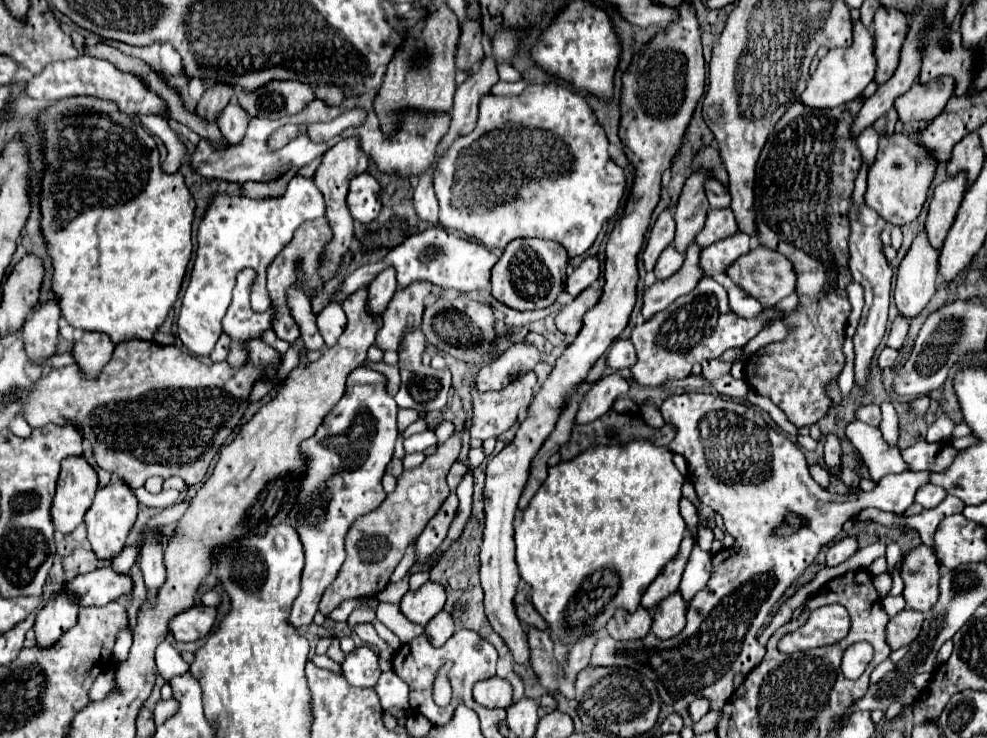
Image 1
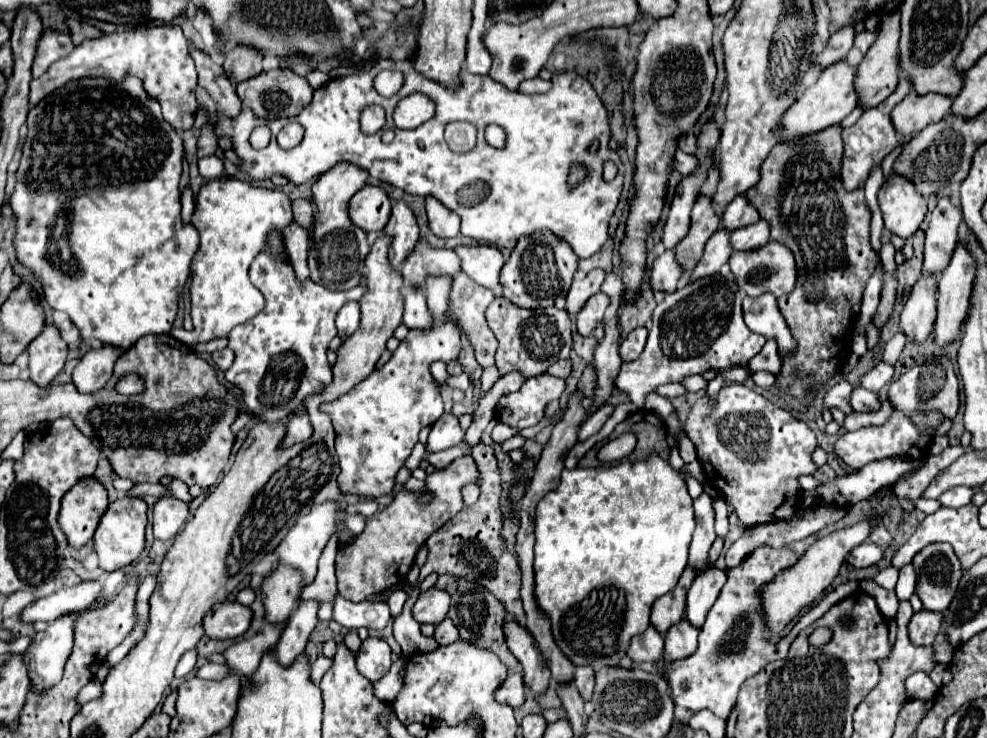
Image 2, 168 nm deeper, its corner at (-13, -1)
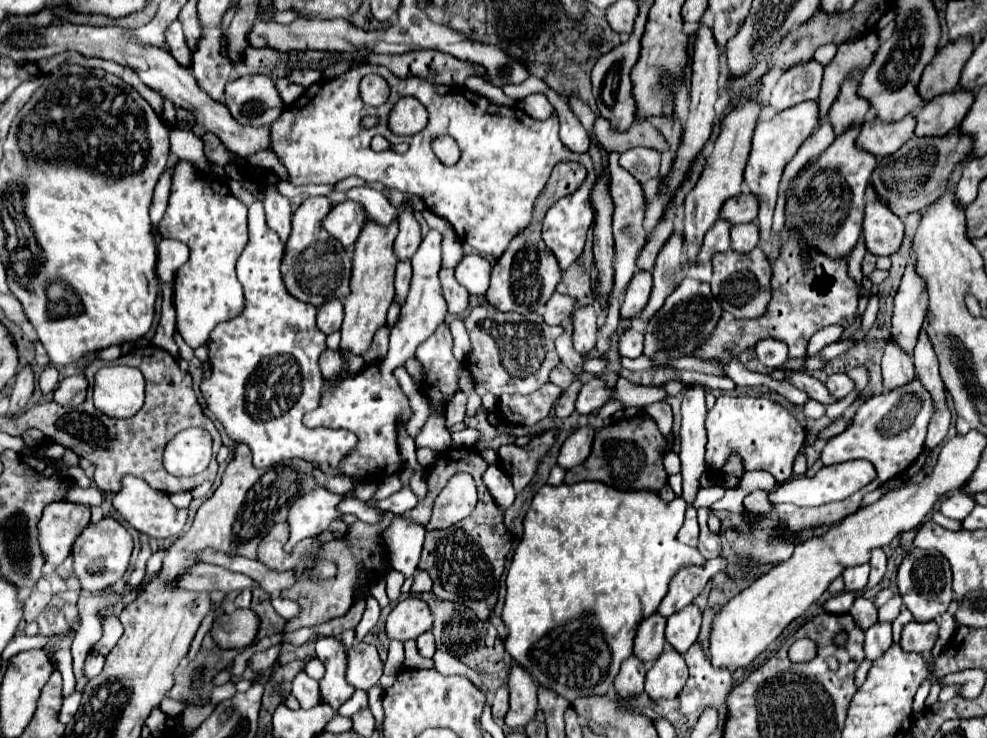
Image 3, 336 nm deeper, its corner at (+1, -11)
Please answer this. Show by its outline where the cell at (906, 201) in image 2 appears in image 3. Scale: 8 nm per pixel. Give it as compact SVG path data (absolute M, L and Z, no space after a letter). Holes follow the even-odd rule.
M883 201L867 203L863 219L863 241L873 255L893 255L901 247L903 221Z

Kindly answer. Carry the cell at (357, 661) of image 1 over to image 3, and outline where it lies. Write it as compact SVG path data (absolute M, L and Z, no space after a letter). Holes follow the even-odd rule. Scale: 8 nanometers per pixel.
M357 643L349 647L347 653L349 653L347 681L355 689L363 689L363 691L377 685L383 675L383 661L379 659L377 647L369 643Z

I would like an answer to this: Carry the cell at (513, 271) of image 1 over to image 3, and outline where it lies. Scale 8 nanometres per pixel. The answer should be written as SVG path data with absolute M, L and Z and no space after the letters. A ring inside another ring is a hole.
M537 219L537 223L529 225L529 229L521 231L507 245L505 253L499 257L499 261L493 267L491 285L485 297L495 309L501 311L517 311L517 313L541 311L547 299L555 293L559 279L561 279L561 269L553 253L549 253L549 249L541 241L541 219Z

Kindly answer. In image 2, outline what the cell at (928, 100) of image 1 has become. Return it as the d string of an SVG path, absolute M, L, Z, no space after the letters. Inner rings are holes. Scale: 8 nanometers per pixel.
M915 91L907 95L891 113L893 127L901 135L919 133L929 123L941 121L945 115L951 113L951 97L947 95L917 95Z

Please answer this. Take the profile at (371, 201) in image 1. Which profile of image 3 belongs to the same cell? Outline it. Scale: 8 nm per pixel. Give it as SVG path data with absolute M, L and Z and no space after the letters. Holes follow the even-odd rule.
M343 201L343 203L335 205L335 207L331 207L327 217L323 219L323 227L343 247L349 247L349 245L353 245L357 241L365 219L367 219L367 213L365 213L361 203Z

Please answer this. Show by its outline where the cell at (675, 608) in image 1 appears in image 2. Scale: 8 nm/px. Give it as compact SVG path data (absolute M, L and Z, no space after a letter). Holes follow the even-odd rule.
M681 619L679 623L671 625L671 629L665 633L665 651L663 659L681 659L695 651L697 647L697 635L699 629L695 629L687 619Z

